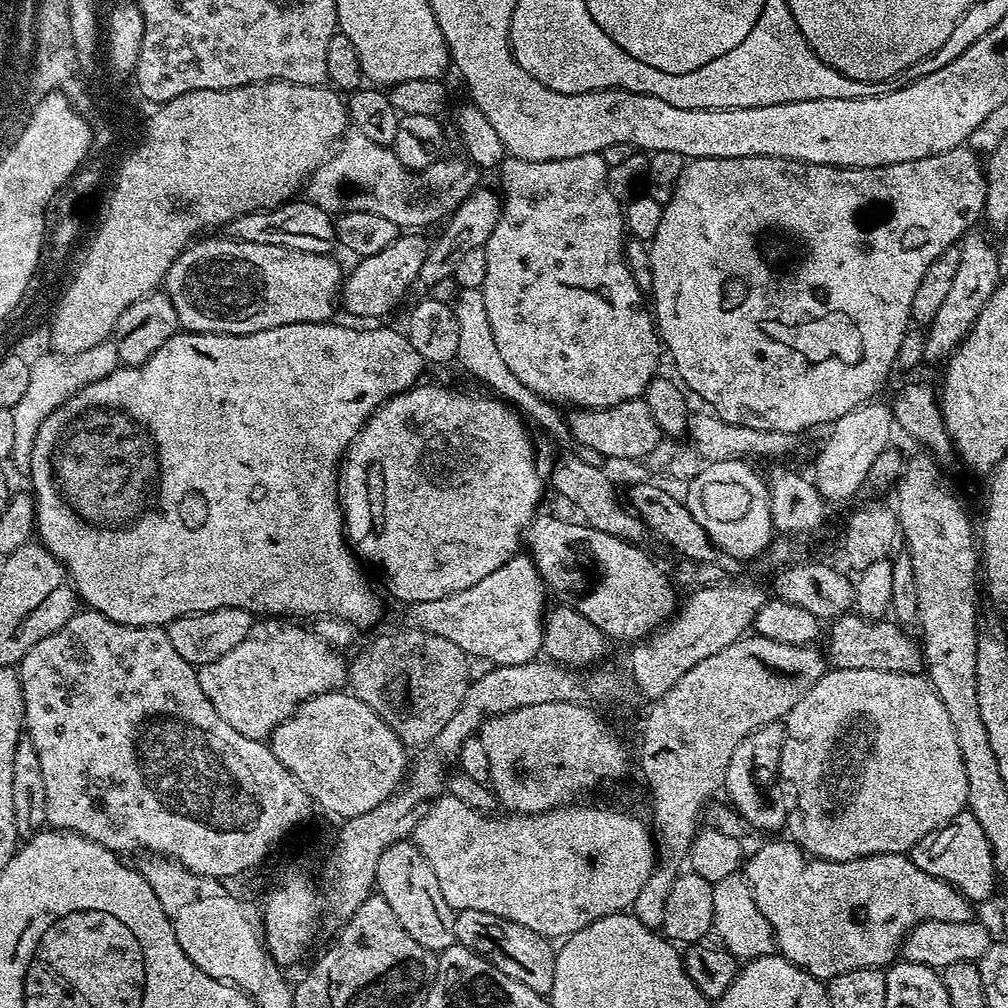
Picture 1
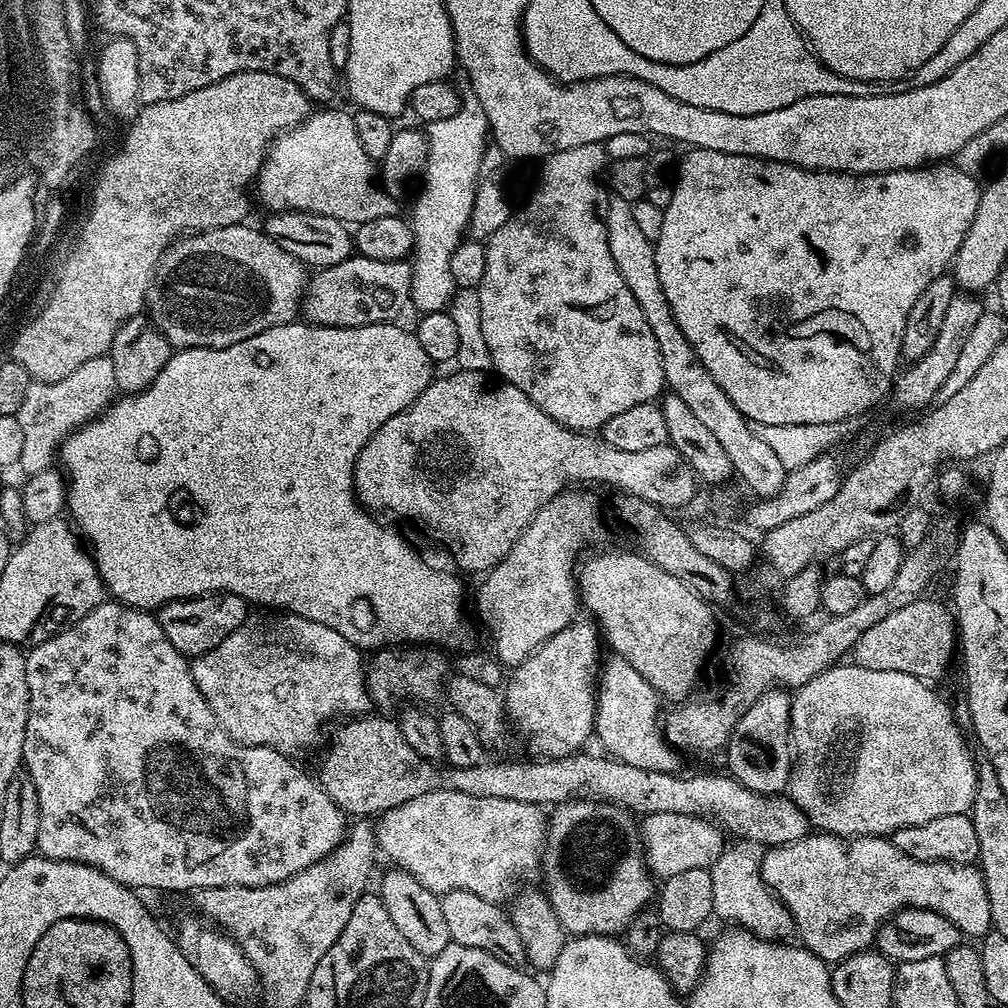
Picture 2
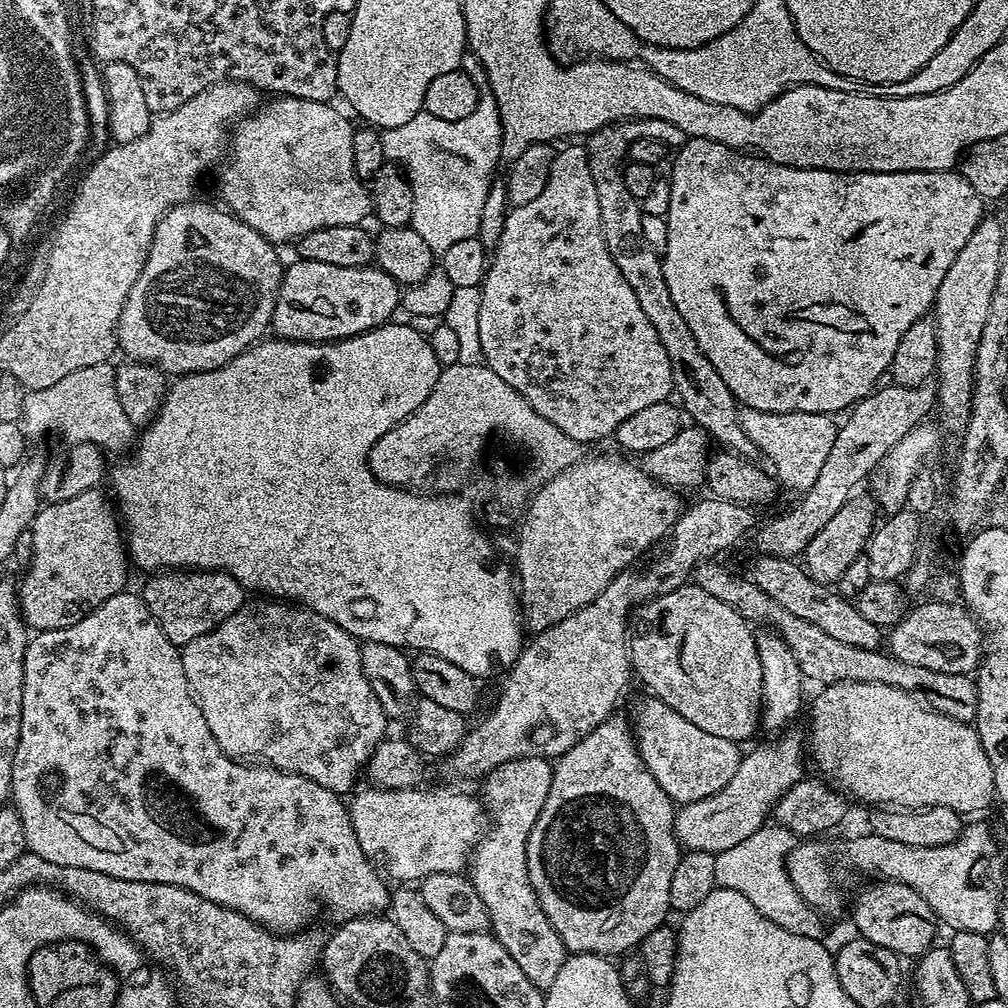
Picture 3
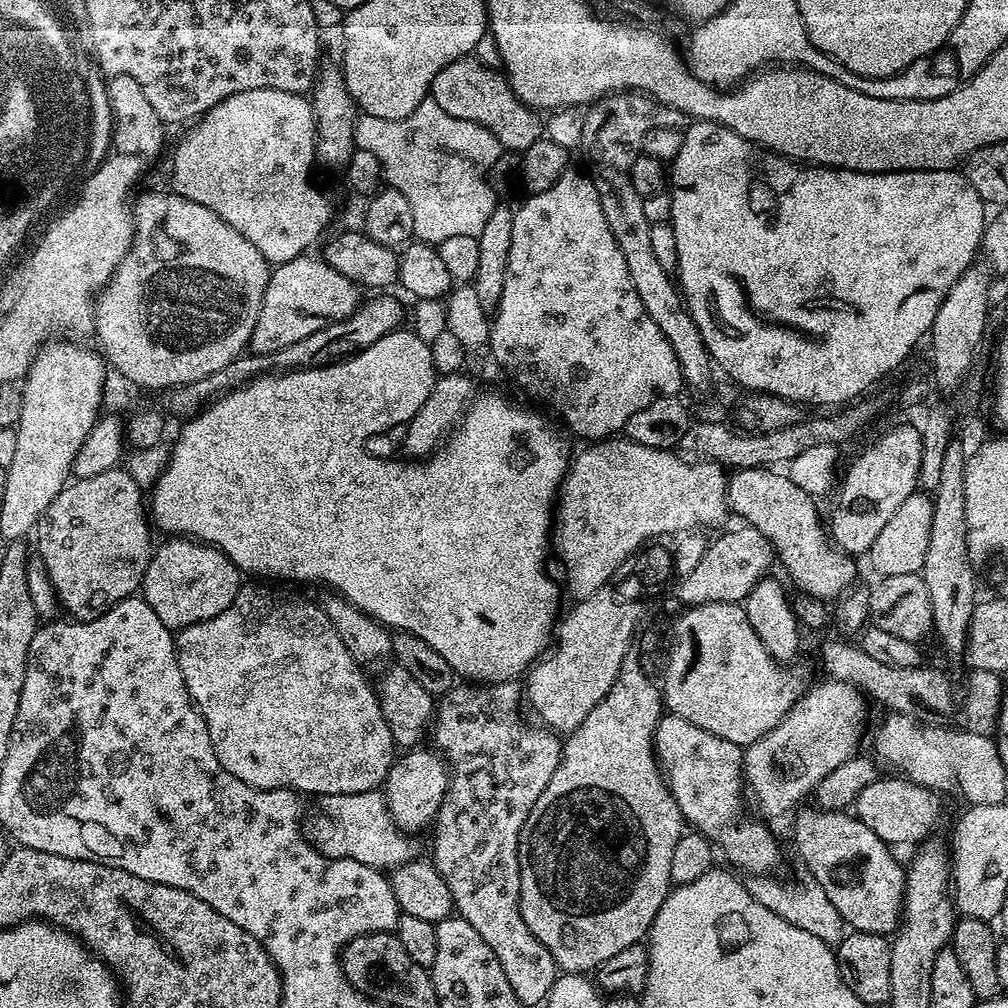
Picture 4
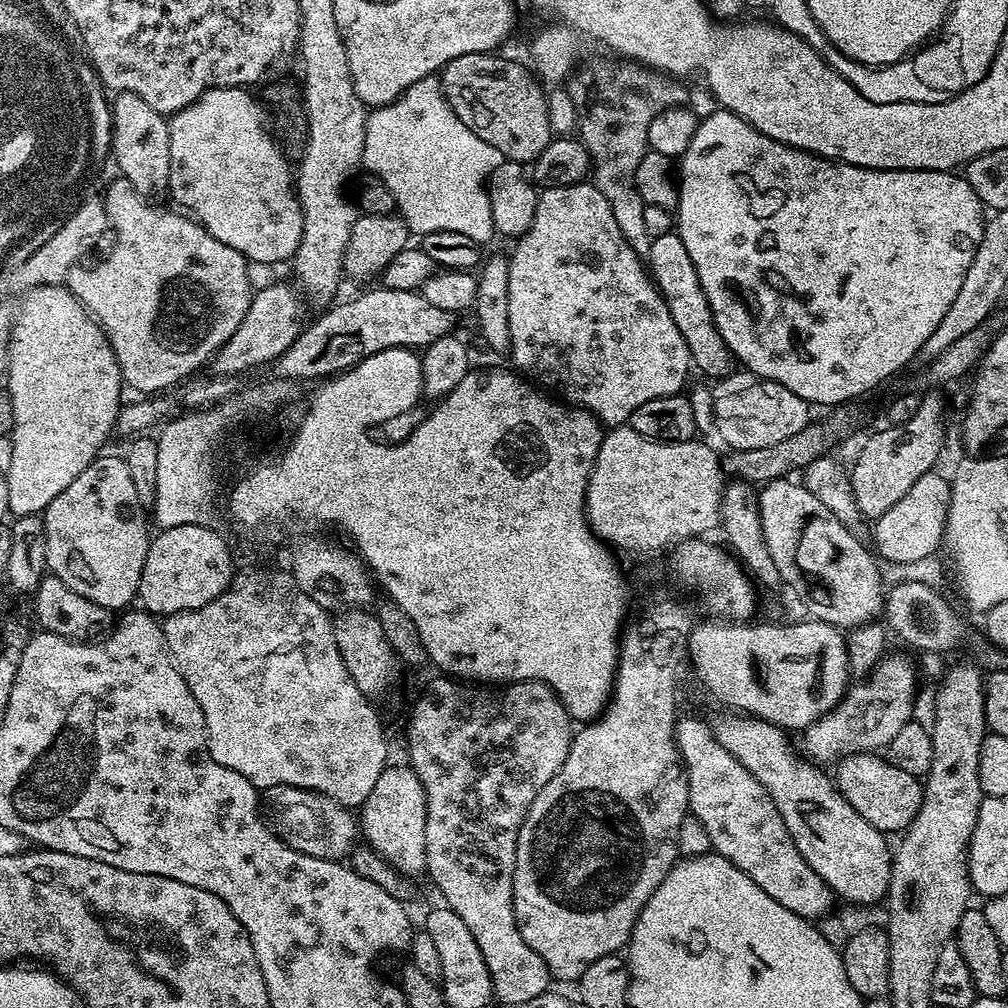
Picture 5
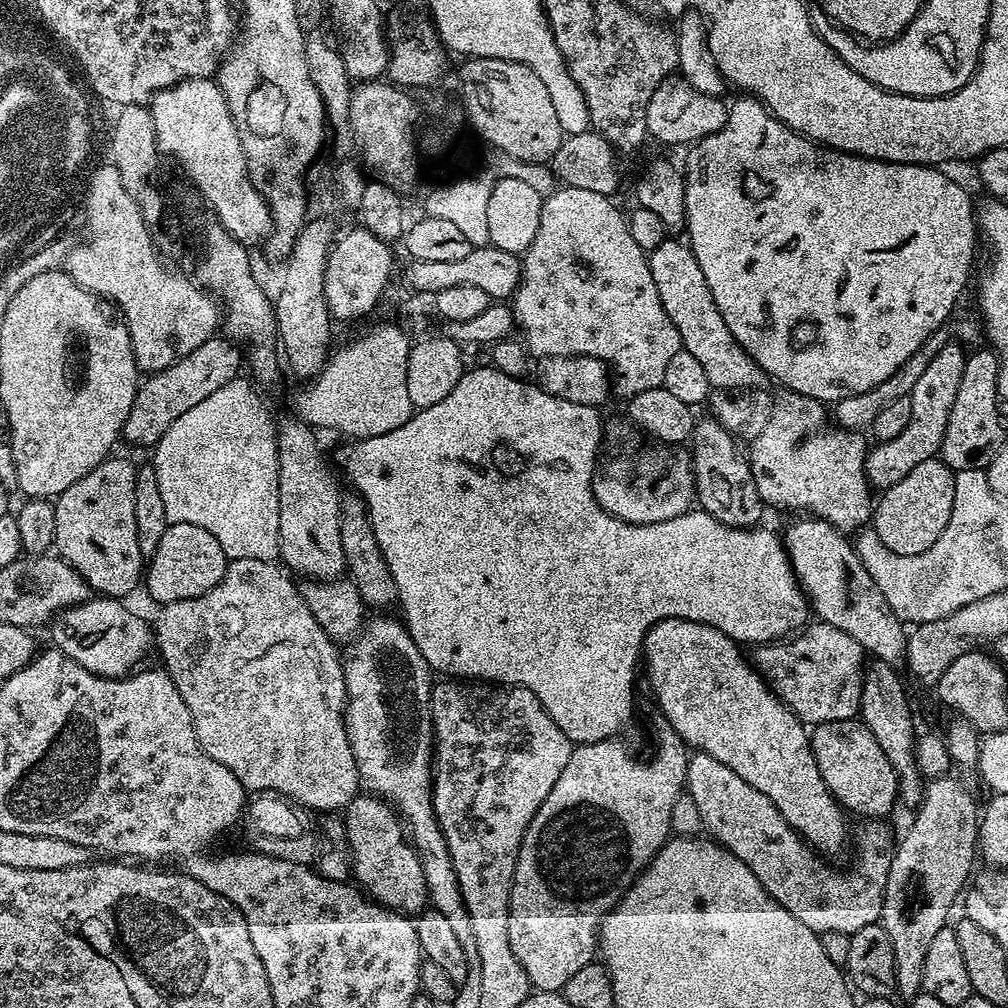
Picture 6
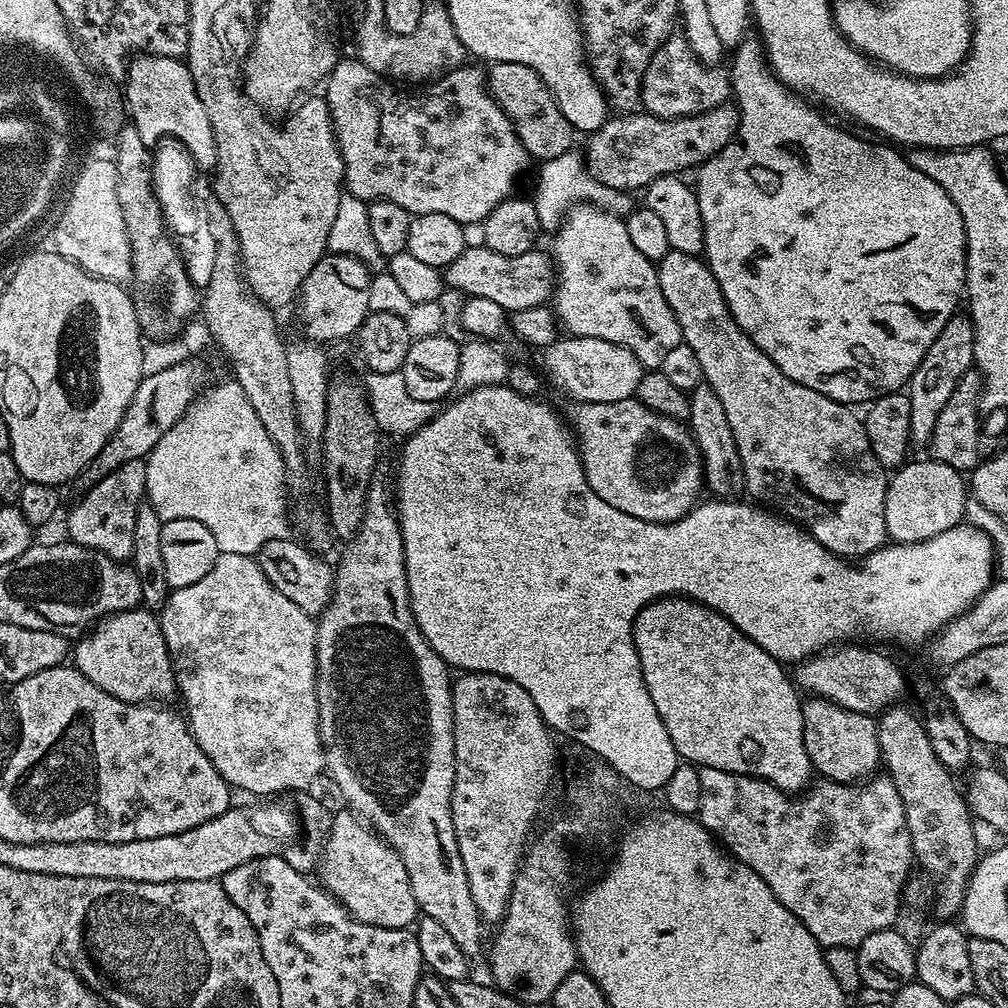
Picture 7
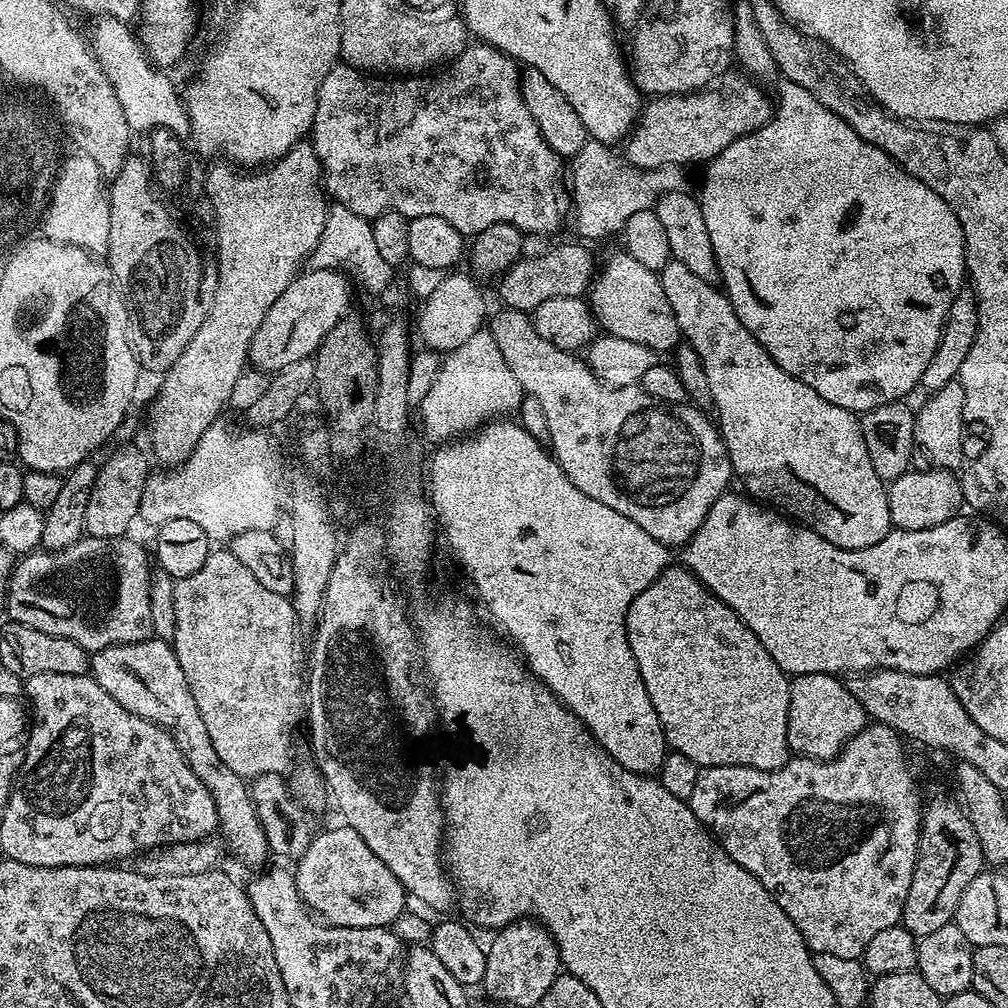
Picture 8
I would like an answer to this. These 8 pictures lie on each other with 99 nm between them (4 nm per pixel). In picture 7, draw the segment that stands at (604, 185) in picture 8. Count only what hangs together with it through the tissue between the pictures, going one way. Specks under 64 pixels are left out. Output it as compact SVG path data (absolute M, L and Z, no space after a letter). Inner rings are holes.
M573 150L566 154L558 154L558 158L550 158L539 165L536 172L536 196L534 203L538 210L538 222L545 233L555 233L560 221L573 206L595 206L615 214L629 211L629 197L623 192L615 192L612 188L602 186L602 182L588 173L588 166L579 151Z

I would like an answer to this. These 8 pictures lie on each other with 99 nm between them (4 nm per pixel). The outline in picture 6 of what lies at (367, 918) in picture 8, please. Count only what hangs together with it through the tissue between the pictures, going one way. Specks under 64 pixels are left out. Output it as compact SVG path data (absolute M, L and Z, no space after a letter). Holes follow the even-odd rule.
M358 794L343 809L342 815L355 883L383 908L405 914L419 913L428 900L428 887L424 884L420 856L406 835L396 809L375 794Z

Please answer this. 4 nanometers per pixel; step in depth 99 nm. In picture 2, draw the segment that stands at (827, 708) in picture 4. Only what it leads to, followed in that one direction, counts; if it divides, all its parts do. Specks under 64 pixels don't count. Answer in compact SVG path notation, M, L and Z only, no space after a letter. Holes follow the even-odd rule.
M647 814L639 825L640 838L644 842L644 859L648 861L648 871L661 881L669 880L674 874L683 874L685 870L711 869L712 863L724 852L725 833L717 828L711 820L702 816L686 814Z

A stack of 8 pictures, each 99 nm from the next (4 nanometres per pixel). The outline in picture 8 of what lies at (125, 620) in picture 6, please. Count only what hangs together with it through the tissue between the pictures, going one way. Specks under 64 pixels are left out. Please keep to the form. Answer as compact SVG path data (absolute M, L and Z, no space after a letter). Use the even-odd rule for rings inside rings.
M149 638L103 648L91 653L90 675L102 690L106 690L106 694L110 694L110 698L114 698L114 702L118 702L118 706L168 730L178 750L182 750L182 758L186 758L190 770L194 770L206 790L210 790L216 807L218 832L232 843L233 854L248 868L262 867L270 853L249 785L245 777L234 774L234 770L218 758L218 750L214 750L210 734L206 734L206 722L202 722L198 702L194 702L194 694L190 694L186 674L182 674L182 666L171 643Z

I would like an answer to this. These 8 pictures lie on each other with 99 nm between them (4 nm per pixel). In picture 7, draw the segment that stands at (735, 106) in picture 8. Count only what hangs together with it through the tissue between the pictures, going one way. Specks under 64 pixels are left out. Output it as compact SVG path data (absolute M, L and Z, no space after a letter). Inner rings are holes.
M731 103L704 112L701 116L683 116L677 120L662 120L657 116L649 116L643 110L635 114L618 114L605 120L597 132L587 137L588 149L583 149L582 155L588 166L588 173L598 182L602 182L602 186L612 188L615 192L632 194L635 188L645 189L650 182L654 182L654 178L659 176L684 174L687 173L687 168L699 169L701 164L706 163L710 157L718 154L732 141L737 123L738 112Z

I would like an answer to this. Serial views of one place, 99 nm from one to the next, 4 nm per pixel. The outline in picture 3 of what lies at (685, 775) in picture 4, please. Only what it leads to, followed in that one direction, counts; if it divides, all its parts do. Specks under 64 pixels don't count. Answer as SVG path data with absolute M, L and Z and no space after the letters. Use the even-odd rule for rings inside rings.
M647 699L641 702L640 709L636 712L634 741L642 762L650 770L650 774L656 779L658 786L662 786L662 790L666 790L669 798L680 806L693 804L702 798L710 798L714 794L718 794L718 790L722 790L722 786L726 786L726 782L730 782L730 778L734 778L734 770L738 770L742 755L741 745L735 740L706 734L706 730L698 730L698 726L694 726L694 722L686 722L686 718L682 718L682 714L678 714L678 710L670 710L670 706L666 706L658 699Z

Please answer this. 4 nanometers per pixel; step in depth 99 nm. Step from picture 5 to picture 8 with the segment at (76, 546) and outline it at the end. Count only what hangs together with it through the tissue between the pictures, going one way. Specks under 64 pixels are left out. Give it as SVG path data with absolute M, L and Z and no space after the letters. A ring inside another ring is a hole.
M120 448L108 461L100 464L100 473L94 482L90 502L86 505L87 535L94 538L114 538L125 535L132 523L137 523L142 502L142 490L150 475L149 457L136 448Z

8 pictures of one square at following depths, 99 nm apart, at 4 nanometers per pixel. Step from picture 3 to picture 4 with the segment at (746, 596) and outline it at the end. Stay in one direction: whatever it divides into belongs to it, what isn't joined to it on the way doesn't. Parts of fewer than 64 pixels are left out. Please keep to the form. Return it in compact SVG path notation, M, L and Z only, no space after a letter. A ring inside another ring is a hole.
M828 640L820 648L820 664L824 667L825 677L852 684L873 701L876 699L878 703L885 704L888 710L901 716L910 716L921 722L932 722L937 719L935 716L952 716L956 712L955 723L963 731L983 736L992 736L995 733L1002 698L1006 694L1006 688L1000 681L1003 680L1001 673L990 670L969 671L964 693L960 696L960 705L956 708L956 688L938 669L928 666L914 669L891 668L877 659L870 658L869 654L864 653L855 643L840 640Z

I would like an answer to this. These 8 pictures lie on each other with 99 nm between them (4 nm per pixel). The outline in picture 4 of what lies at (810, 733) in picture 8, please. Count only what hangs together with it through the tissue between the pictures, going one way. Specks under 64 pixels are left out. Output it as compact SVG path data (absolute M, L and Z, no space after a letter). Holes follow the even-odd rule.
M885 778L872 780L870 786L866 786L858 794L854 805L854 815L857 820L861 820L866 826L870 826L870 830L874 830L874 834L878 834L878 838L882 838L884 844L889 846L912 844L911 846L916 846L935 833L932 831L935 830L936 819L940 816L941 797L932 789L924 788L921 784L916 784L907 778L896 779L900 780L885 780Z

